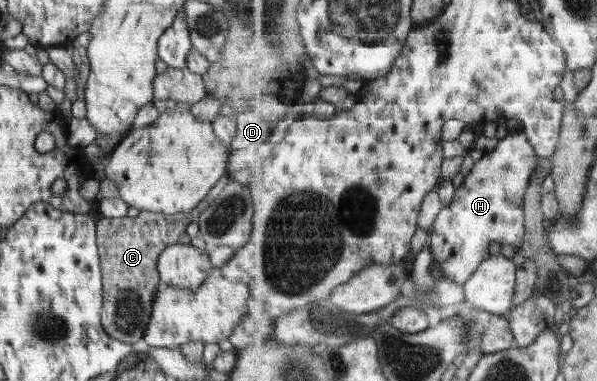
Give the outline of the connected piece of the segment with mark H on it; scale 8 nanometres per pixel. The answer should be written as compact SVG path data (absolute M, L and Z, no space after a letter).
M526 131L516 135L508 134L491 154L484 153L484 157L476 163L473 171L465 178L463 188L457 192L455 201L445 206L431 231L432 243L430 246L452 281L465 286L482 263L490 259L493 241L510 244L518 253L521 253L528 230L525 195L529 191L531 177L538 171L540 160L541 155L537 152Z

